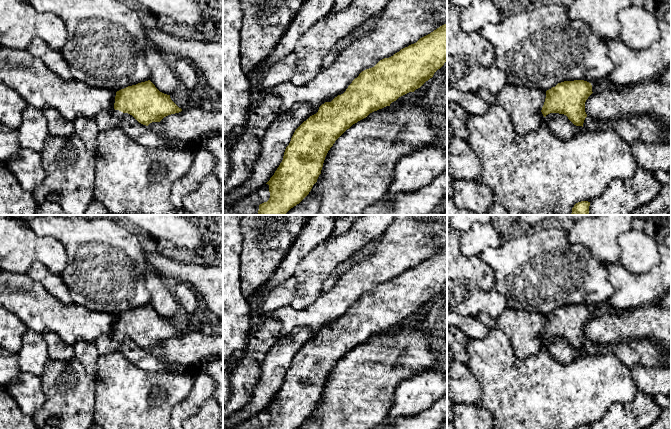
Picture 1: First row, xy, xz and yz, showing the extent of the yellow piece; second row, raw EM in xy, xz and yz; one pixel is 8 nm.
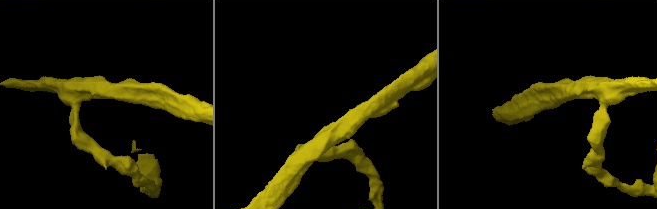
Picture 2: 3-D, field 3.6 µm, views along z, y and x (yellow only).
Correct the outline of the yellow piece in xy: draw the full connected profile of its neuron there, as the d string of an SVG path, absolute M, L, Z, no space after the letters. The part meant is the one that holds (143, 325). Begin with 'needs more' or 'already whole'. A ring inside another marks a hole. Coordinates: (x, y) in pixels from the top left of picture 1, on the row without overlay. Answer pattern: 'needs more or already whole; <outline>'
needs more; M148 304L117 315L114 334L102 335L94 344L99 356L105 356L117 351L124 337L132 339L139 347L148 350L181 335L170 319L160 316Z

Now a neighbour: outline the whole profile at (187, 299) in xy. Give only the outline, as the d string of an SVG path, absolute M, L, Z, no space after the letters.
M176 282L172 285L174 296L183 315L192 319L198 307L199 296L193 286L186 282Z

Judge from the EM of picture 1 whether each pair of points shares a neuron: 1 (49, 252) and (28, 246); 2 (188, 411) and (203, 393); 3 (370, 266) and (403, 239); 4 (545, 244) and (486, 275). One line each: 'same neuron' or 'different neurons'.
1: same neuron
2: same neuron
3: same neuron
4: different neurons

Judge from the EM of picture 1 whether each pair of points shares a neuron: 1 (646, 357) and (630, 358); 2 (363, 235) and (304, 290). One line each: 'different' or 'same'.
1: same
2: same

